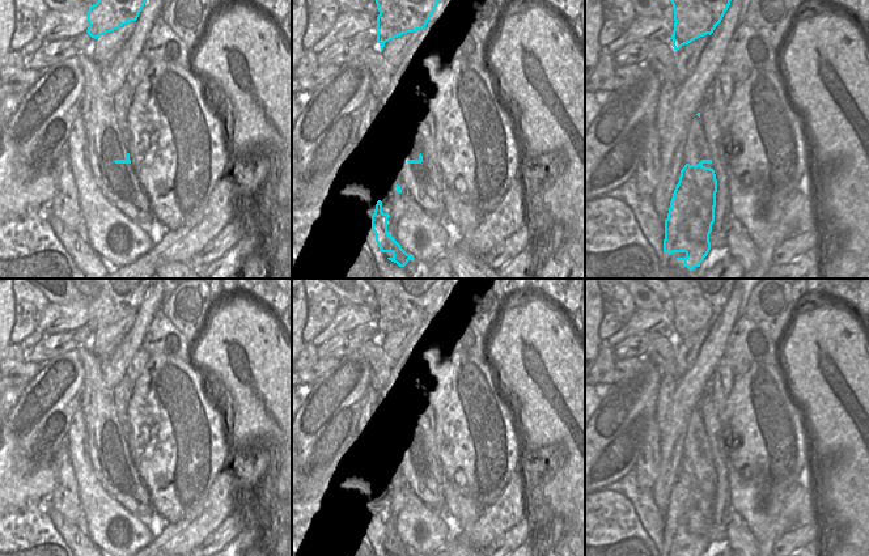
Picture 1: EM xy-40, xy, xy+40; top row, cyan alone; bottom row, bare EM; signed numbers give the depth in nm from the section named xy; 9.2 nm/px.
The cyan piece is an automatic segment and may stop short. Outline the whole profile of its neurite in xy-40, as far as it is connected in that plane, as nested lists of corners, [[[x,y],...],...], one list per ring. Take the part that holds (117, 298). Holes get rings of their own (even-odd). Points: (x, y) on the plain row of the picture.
[[[72,279],[75,283],[96,284],[98,294],[88,298],[86,326],[97,332],[120,319],[136,314],[152,279]]]

